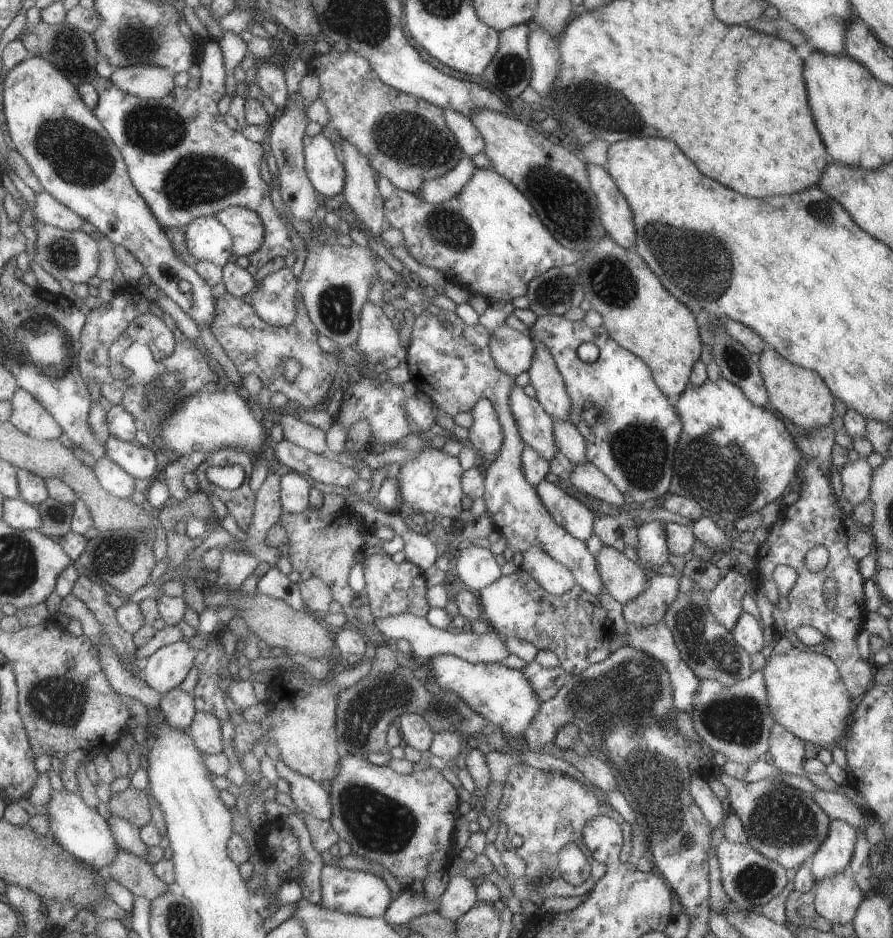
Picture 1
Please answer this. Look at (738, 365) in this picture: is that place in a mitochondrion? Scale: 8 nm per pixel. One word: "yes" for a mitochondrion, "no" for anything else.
yes

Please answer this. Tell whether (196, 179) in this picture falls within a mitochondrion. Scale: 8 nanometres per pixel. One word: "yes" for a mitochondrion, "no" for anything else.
yes

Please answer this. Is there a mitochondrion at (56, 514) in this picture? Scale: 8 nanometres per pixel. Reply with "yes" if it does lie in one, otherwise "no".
no

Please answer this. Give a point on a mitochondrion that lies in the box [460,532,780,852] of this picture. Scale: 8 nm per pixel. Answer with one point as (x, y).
(635, 686)

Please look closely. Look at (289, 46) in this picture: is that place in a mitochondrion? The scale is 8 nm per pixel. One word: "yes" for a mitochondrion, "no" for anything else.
no

